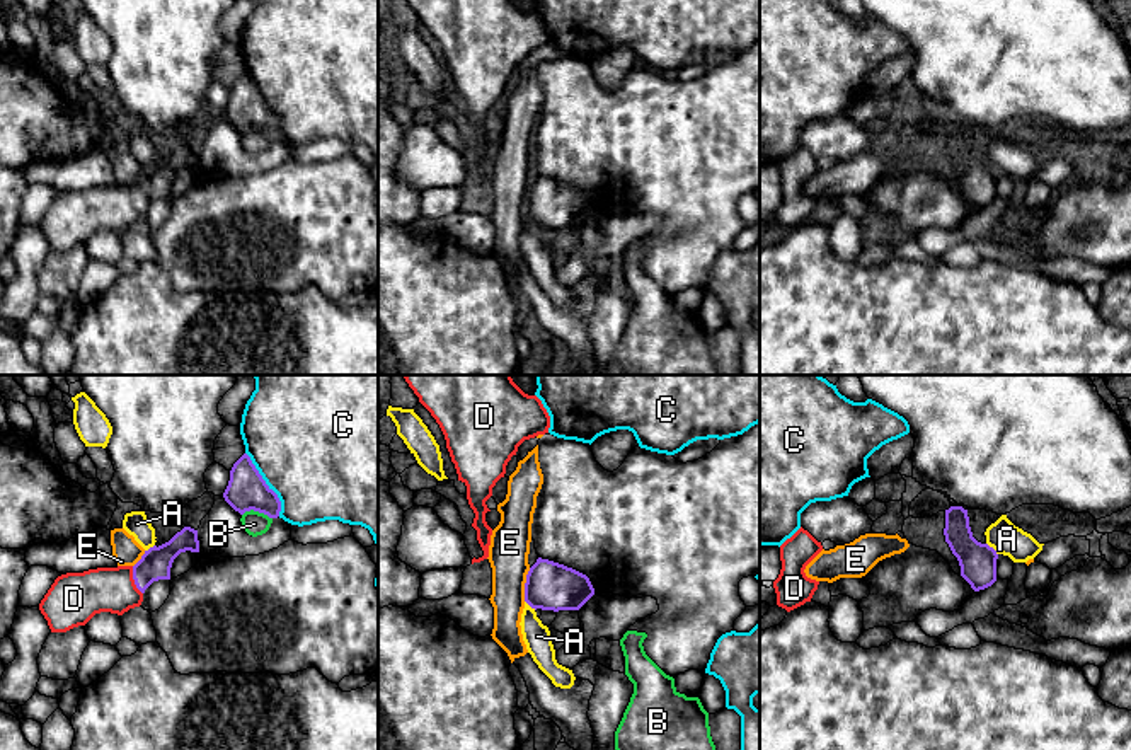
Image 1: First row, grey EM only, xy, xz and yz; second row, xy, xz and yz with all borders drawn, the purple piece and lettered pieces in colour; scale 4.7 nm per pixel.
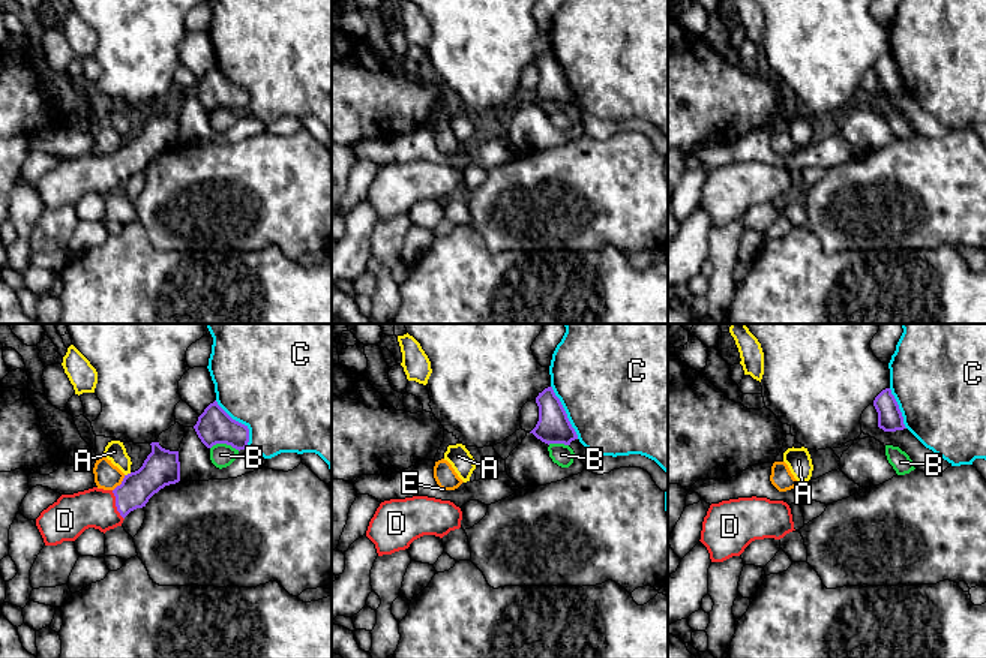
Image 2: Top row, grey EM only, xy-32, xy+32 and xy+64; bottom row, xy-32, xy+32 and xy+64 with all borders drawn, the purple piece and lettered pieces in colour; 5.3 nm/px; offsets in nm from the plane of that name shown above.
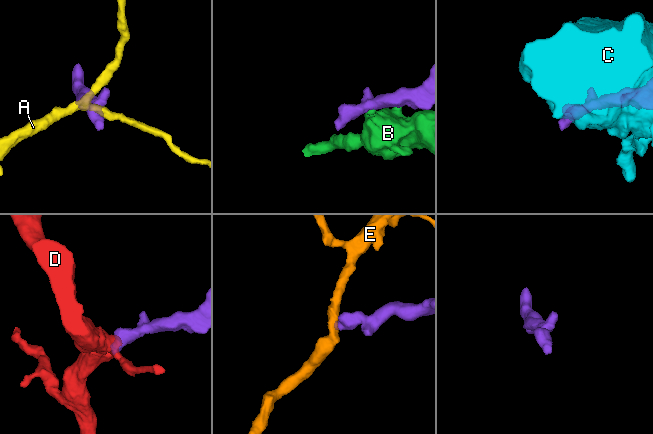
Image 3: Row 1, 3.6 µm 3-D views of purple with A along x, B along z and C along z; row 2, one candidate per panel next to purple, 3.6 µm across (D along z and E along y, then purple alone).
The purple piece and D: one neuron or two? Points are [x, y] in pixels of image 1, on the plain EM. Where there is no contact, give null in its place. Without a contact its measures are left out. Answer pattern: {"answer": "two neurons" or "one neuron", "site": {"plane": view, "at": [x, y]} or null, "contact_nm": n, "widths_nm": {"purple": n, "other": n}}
{"answer": "one neuron", "site": {"plane": "xy", "at": [135, 198]}, "contact_nm": 140, "widths_nm": {"purple": 150, "other": 220}}

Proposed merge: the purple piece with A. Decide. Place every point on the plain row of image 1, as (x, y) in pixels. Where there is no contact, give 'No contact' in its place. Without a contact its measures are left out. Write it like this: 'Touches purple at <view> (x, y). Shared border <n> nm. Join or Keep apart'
Touches purple at yz (993, 167). Shared border 80 nm. Keep apart

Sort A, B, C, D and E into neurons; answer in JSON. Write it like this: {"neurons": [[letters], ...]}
{"neurons": [["A"], ["B"], ["C"], ["D"], ["E"]]}

